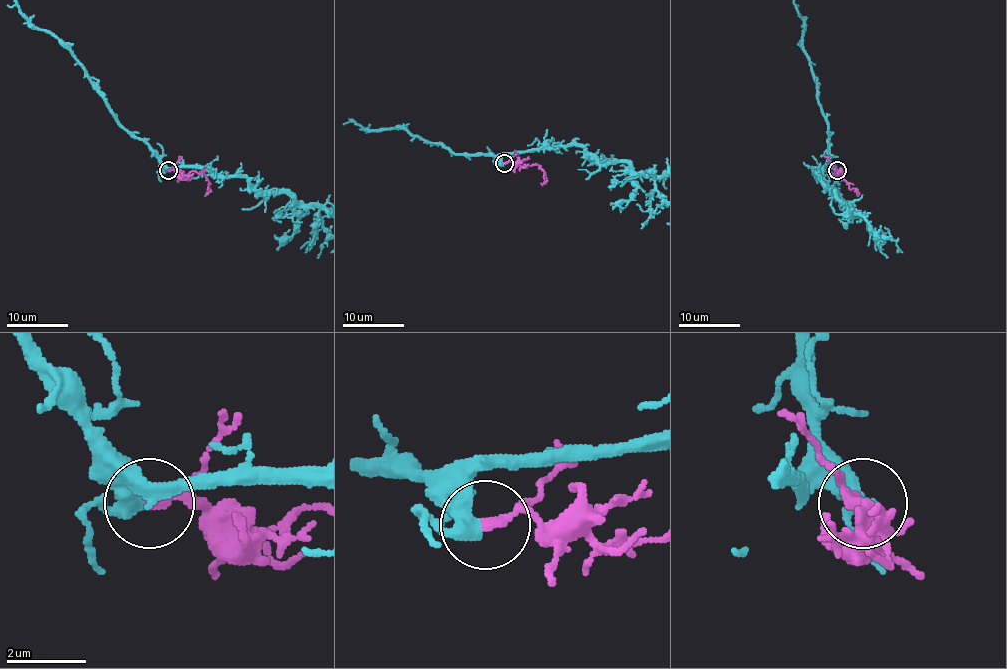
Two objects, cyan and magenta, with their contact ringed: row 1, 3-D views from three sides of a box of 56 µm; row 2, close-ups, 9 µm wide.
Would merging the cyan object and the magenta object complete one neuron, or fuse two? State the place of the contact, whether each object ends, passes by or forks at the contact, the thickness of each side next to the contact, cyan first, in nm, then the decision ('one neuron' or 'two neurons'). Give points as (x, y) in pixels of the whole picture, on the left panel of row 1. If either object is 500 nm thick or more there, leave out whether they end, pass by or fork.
(168, 170) | cyan passes by | magenta passes by | 380/130 nm | one neuron

